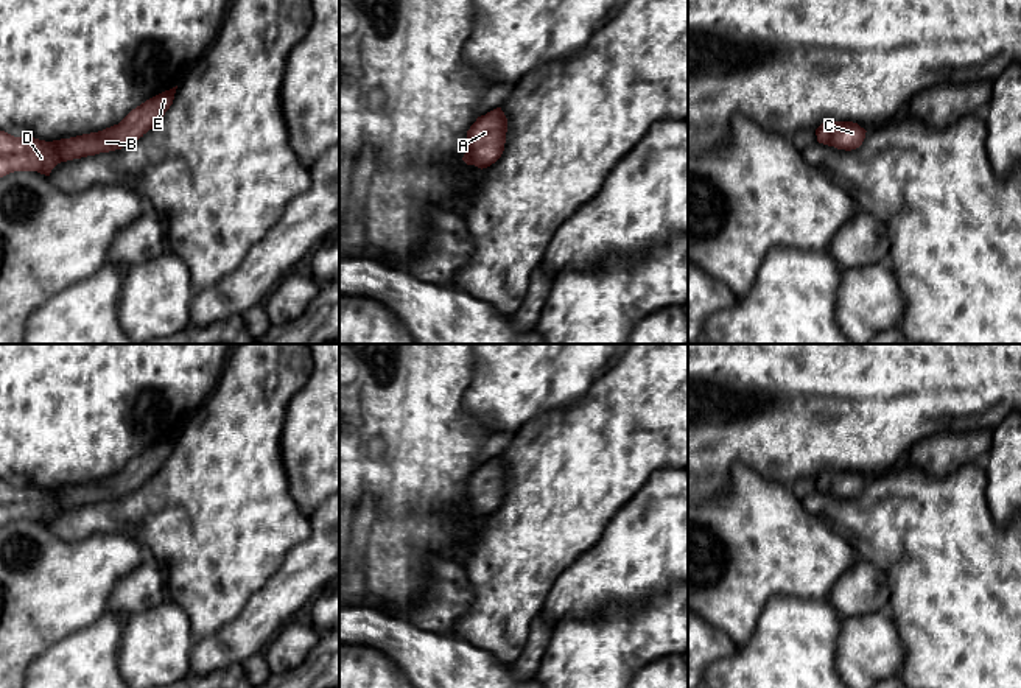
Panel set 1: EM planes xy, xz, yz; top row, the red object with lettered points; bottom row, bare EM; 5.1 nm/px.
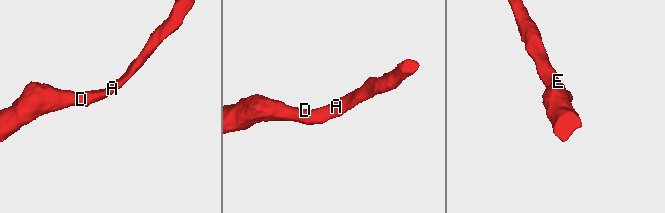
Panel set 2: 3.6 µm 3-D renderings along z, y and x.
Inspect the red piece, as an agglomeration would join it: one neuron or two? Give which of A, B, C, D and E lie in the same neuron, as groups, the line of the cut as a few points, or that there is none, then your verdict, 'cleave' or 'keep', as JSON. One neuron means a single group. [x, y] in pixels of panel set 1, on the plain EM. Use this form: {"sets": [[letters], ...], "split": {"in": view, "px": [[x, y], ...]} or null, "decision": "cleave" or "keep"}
{"sets": [["A", "B", "C", "D", "E"]], "split": null, "decision": "keep"}

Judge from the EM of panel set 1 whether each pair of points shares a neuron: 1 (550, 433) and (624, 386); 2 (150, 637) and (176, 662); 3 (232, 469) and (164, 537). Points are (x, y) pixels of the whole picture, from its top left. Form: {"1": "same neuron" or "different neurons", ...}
{"1": "same neuron", "2": "same neuron", "3": "same neuron"}

